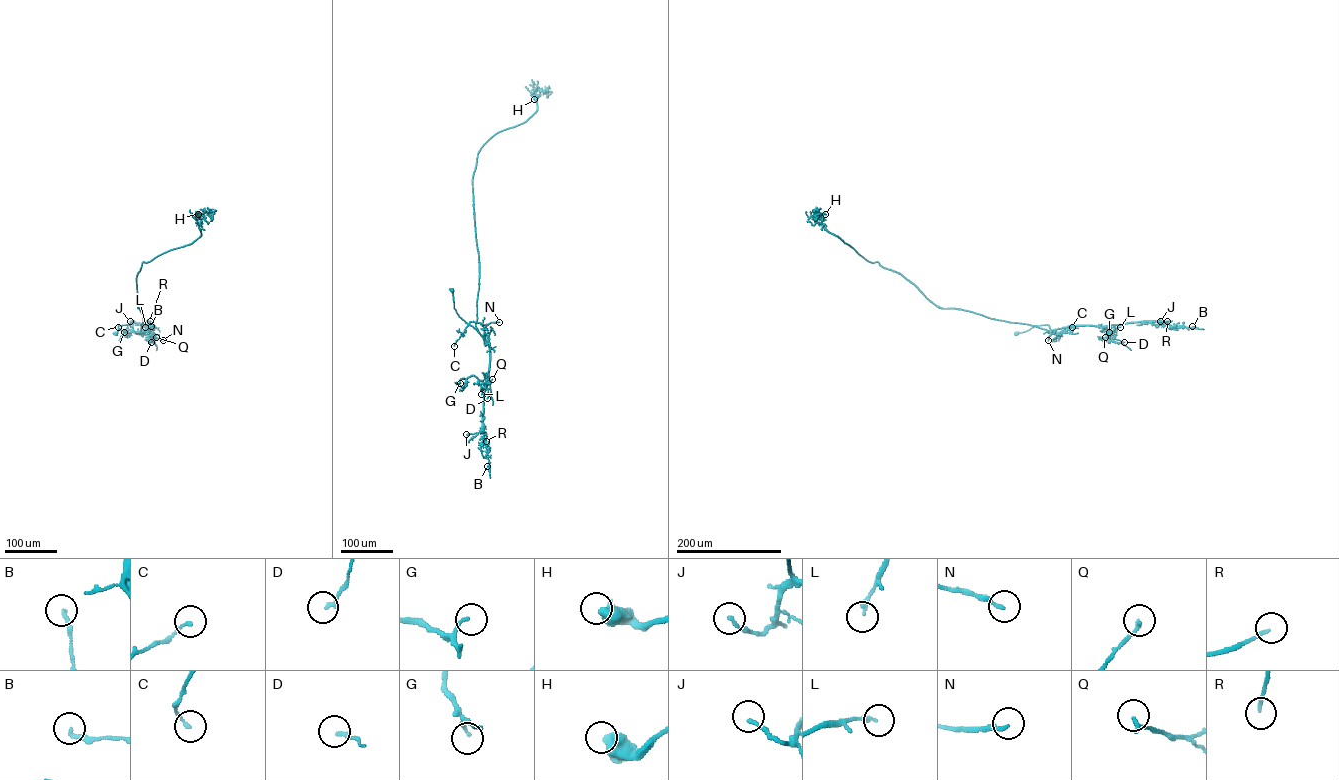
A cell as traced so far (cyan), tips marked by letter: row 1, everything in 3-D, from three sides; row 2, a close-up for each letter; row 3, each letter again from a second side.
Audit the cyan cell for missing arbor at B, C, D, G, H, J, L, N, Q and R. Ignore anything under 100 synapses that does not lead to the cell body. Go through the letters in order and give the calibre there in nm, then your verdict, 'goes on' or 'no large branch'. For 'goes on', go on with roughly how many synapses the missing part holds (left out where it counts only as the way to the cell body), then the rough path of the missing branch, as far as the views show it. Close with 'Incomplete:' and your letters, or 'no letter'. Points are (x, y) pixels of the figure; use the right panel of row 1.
B: 190 nm | no large branch
C: 160 nm | no large branch
D: 200 nm | no large branch
G: 130 nm | no large branch
H: 600 nm | no large branch
J: 180 nm | no large branch
L: 180 nm | no large branch
N: 180 nm | no large branch
Q: 180 nm | no large branch
R: 140 nm | no large branch
Incomplete: no letter

